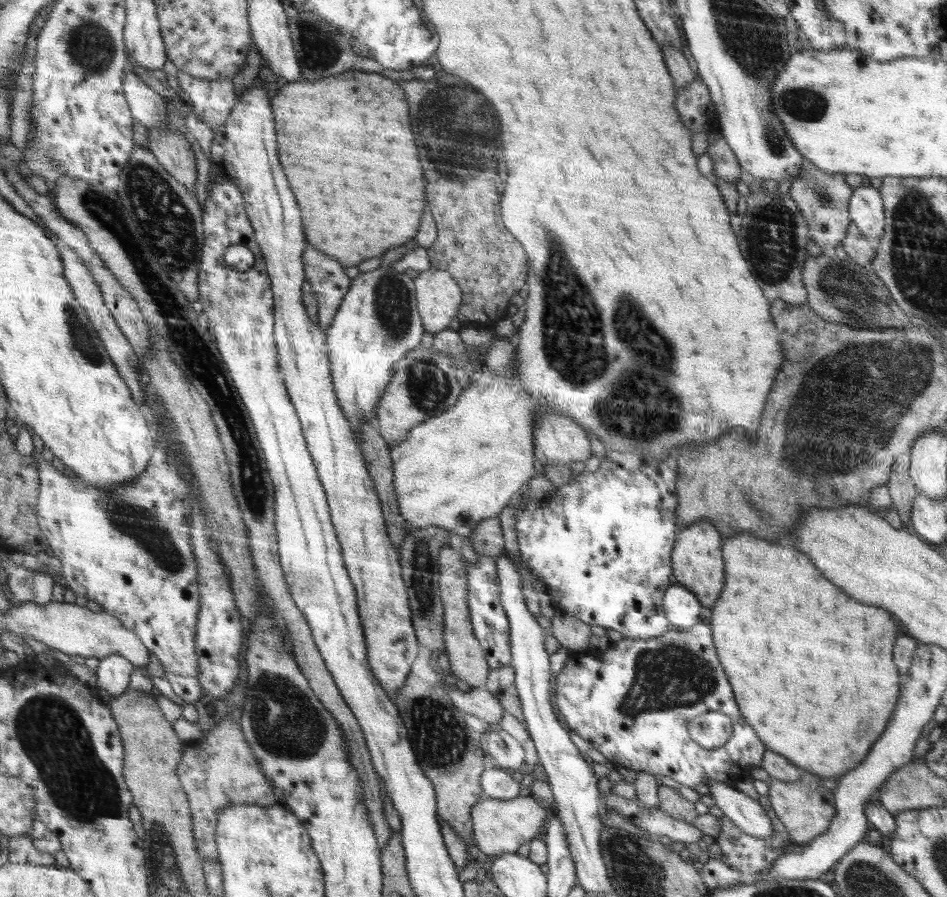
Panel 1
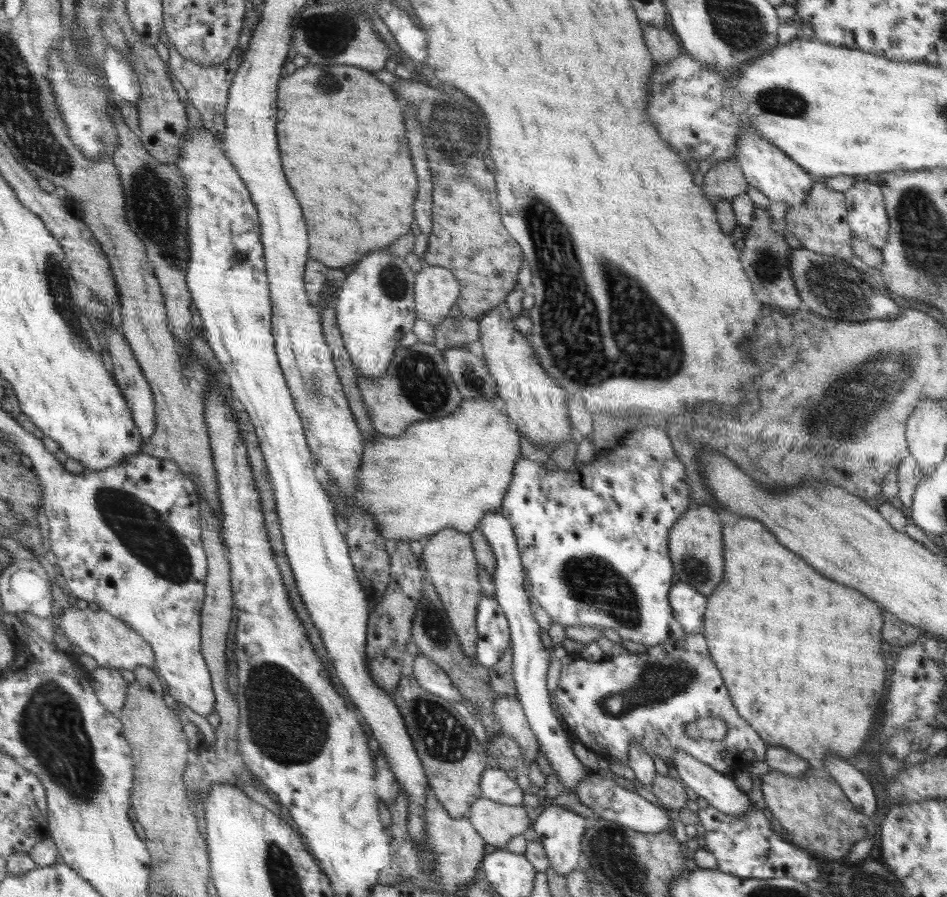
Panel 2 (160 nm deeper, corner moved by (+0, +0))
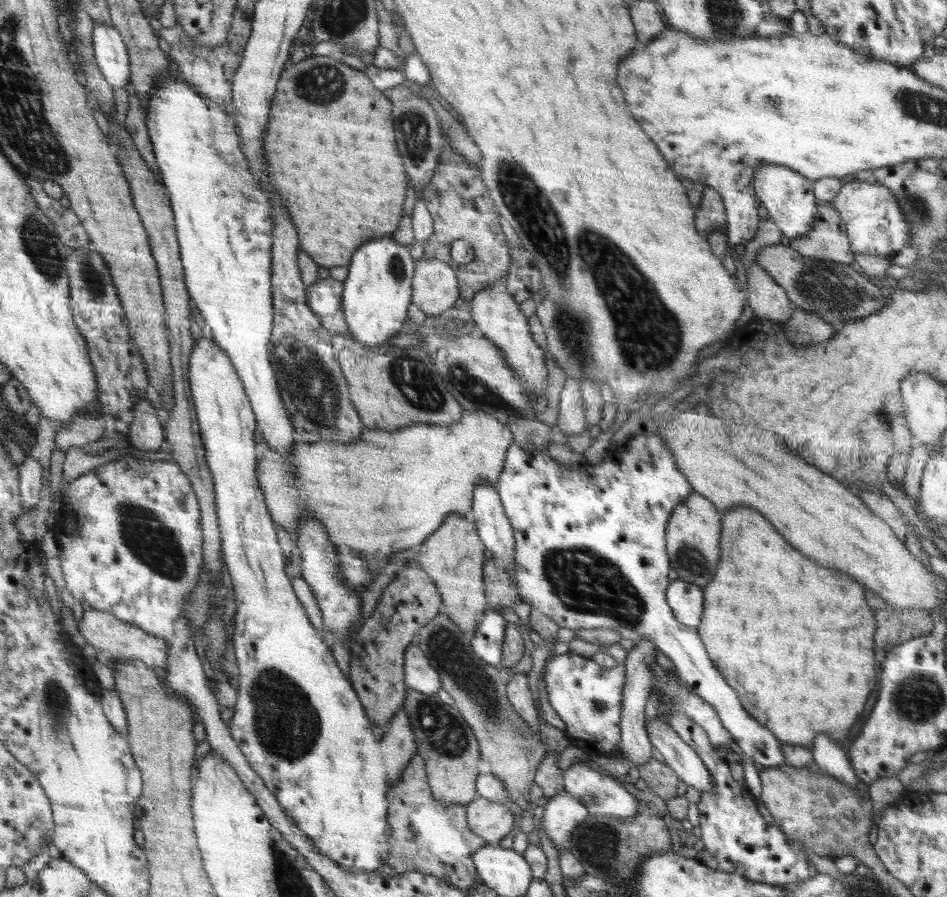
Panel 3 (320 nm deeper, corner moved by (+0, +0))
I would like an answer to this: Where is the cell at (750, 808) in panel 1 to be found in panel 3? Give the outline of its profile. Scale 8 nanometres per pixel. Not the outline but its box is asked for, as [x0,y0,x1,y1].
[645,719,713,793]

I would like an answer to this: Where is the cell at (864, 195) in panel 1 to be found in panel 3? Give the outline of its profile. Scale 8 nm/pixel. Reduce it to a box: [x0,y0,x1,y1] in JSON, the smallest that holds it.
[830,180,911,258]

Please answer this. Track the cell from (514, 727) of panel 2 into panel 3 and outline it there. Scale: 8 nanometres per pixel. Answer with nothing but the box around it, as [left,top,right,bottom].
[507,674,539,733]

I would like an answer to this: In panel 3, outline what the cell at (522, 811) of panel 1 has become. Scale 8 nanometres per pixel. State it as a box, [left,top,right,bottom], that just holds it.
[465,797,514,845]

